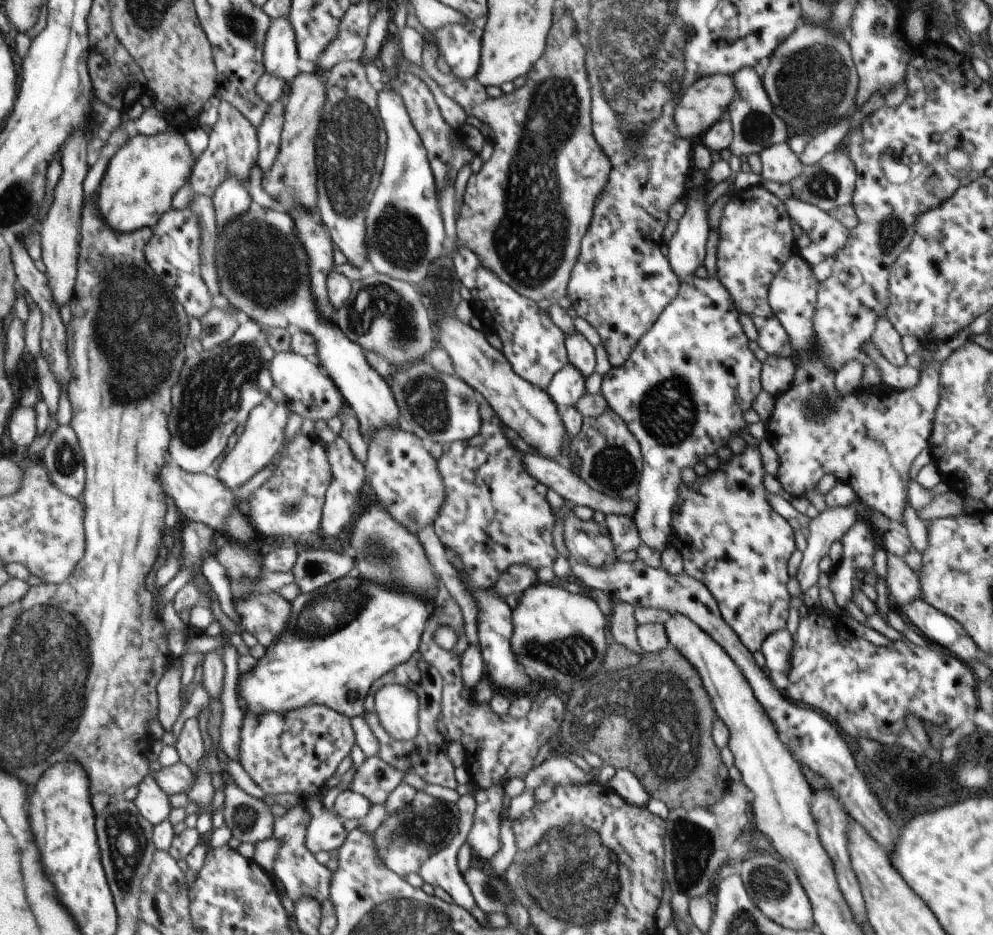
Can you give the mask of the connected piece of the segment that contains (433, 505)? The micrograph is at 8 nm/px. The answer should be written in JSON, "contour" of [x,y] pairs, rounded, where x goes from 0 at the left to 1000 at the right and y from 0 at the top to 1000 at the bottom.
{"contour":[[[387,455],[371,471],[369,506],[379,533],[404,563],[410,564],[418,572],[424,563],[436,559],[446,537],[447,522],[438,494],[430,481],[416,471],[414,462],[402,456]]]}

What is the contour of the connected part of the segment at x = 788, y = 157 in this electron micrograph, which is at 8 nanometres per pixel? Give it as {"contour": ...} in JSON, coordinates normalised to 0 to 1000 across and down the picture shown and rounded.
{"contour":[[[793,152],[780,153],[763,163],[766,173],[766,190],[778,195],[796,195],[807,184],[808,175],[793,156]]]}

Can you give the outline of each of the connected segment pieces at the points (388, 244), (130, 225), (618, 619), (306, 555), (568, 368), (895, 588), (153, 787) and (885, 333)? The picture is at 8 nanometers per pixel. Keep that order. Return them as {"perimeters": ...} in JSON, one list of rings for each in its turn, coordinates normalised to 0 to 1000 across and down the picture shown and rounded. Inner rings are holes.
{"perimeters":[[[[386,91],[381,98],[382,120],[388,136],[388,171],[382,201],[369,225],[371,280],[380,292],[386,292],[394,298],[408,301],[418,306],[420,302],[424,302],[430,295],[432,282],[444,274],[445,231],[442,231],[442,225],[440,225],[440,207],[438,207],[438,199],[436,199],[438,193],[432,182],[429,157],[425,155],[424,145],[413,129],[405,102],[397,93]]],[[[176,135],[154,145],[133,142],[109,175],[98,205],[98,220],[117,247],[131,249],[154,244],[172,222],[176,207],[191,195],[198,172],[190,158],[186,140]]],[[[618,646],[617,657],[615,657],[614,675],[617,687],[628,691],[636,698],[646,702],[647,693],[641,687],[639,673],[641,667],[637,662],[638,652],[634,646]]],[[[333,588],[305,589],[294,610],[296,622],[302,633],[317,633],[323,628],[347,618],[351,612],[358,613],[359,601],[354,595]]],[[[572,387],[555,403],[551,412],[551,421],[561,434],[579,435],[589,419],[590,402],[586,396]]],[[[892,591],[892,627],[902,648],[907,650],[919,641],[927,640],[926,622],[909,597]]],[[[155,828],[146,833],[139,843],[140,847],[135,857],[140,863],[140,868],[156,883],[166,879],[172,873],[174,862],[172,853],[158,836]]],[[[891,336],[884,338],[876,366],[885,373],[893,387],[901,391],[912,389],[913,381],[907,373],[905,356],[897,349]]]]}

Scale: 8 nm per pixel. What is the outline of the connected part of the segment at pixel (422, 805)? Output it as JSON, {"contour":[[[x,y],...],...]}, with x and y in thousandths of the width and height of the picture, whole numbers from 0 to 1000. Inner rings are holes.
{"contour":[[[419,846],[412,860],[396,871],[389,872],[382,886],[376,890],[387,923],[405,940],[412,933],[420,934],[434,916],[452,904],[461,891],[463,871],[458,861],[459,859],[437,855],[426,846]]]}

